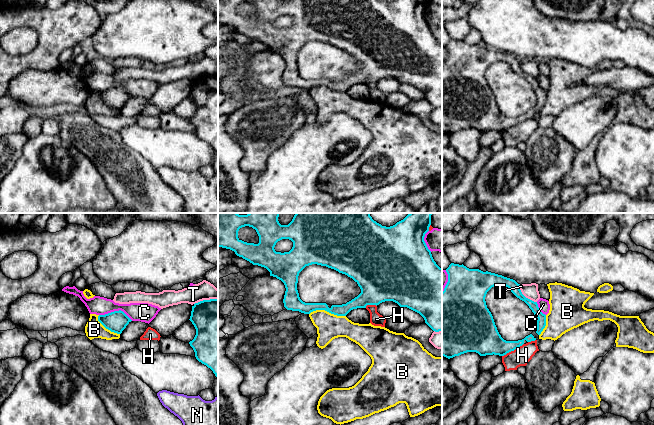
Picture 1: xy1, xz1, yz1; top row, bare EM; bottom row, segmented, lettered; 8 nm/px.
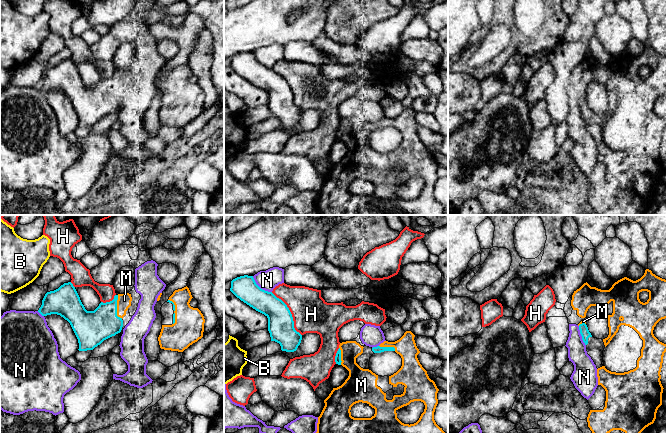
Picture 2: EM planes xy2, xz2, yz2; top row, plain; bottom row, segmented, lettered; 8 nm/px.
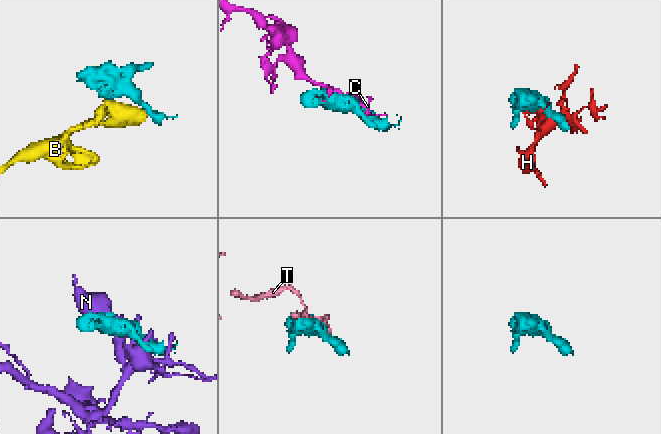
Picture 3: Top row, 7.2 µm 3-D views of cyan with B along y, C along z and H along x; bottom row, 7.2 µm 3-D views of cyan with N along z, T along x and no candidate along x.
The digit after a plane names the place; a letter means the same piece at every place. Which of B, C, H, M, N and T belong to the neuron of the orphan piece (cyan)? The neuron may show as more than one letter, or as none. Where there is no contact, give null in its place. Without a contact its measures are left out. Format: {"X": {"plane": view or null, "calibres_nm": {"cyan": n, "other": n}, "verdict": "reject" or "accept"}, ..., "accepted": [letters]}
{"B": {"plane": "xz1", "calibres_nm": {"cyan": 100, "other": 200}, "verdict": "reject"}, "C": {"plane": "xy1", "calibres_nm": {"cyan": 170, "other": 160}, "verdict": "reject"}, "H": {"plane": "xz2", "calibres_nm": {"cyan": 200, "other": 300}, "verdict": "reject"}, "M": {"plane": "xy2", "calibres_nm": {"cyan": 280, "other": 110}, "verdict": "accept"}, "N": {"plane": "xz2", "calibres_nm": {"cyan": 190, "other": 160}, "verdict": "reject"}, "T": {"plane": "yz1", "calibres_nm": {"cyan": 80, "other": 120}, "verdict": "reject"}, "accepted": ["M"]}

